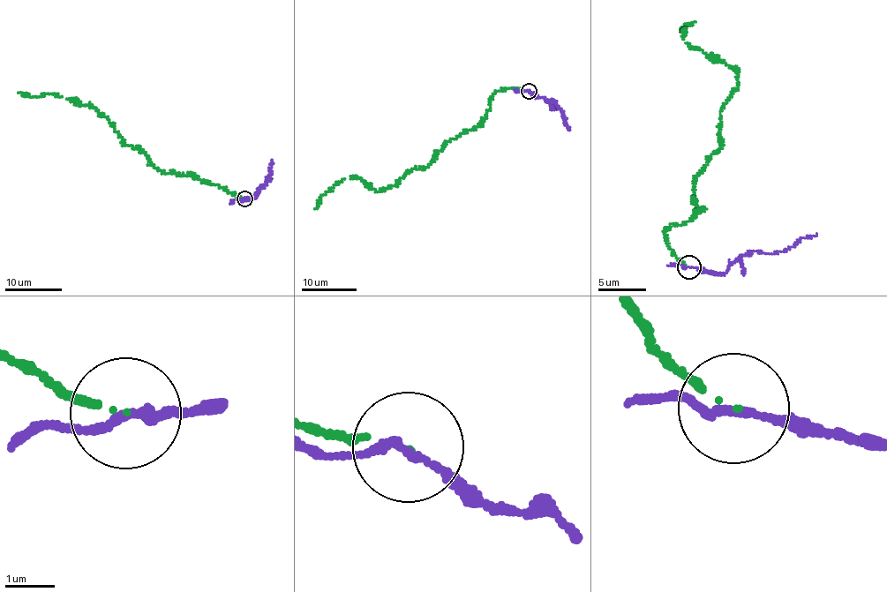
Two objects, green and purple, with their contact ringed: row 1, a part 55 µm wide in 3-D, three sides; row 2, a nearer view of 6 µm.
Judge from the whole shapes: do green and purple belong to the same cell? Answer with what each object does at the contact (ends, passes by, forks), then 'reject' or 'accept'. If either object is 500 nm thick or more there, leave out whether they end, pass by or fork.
green ends there; purple passes by; reject

